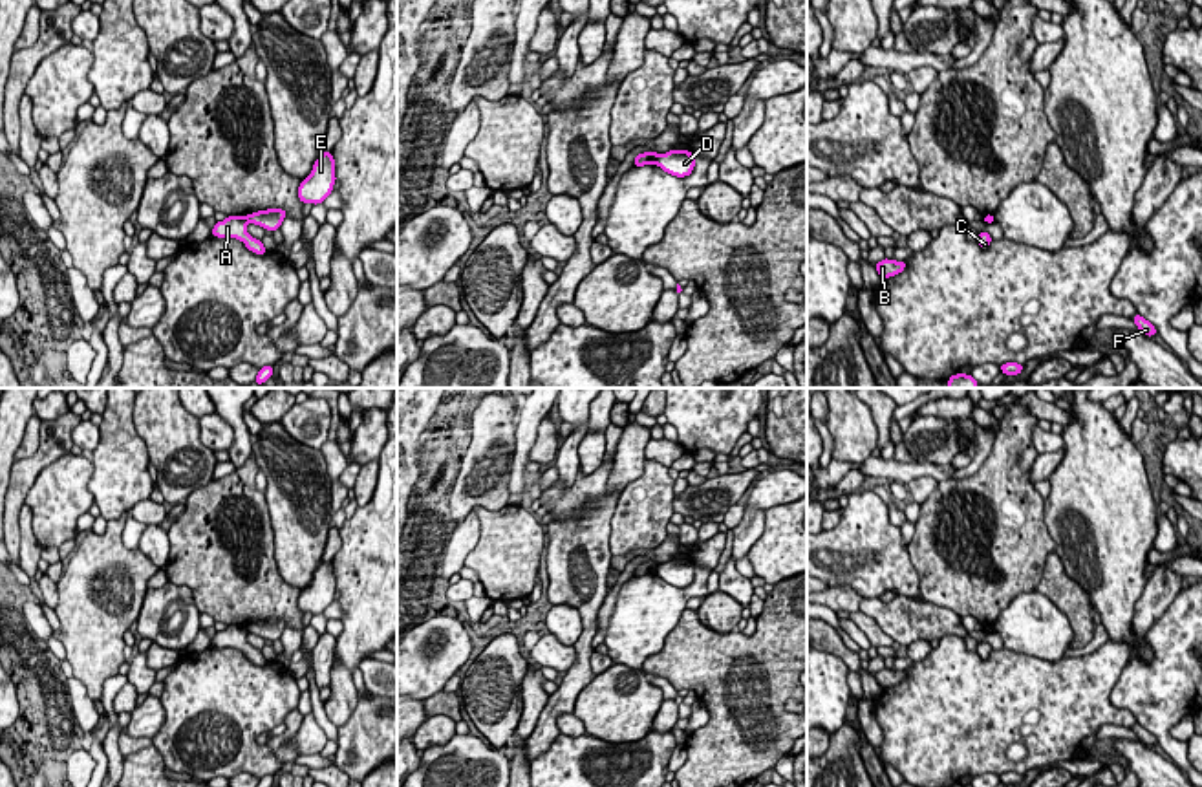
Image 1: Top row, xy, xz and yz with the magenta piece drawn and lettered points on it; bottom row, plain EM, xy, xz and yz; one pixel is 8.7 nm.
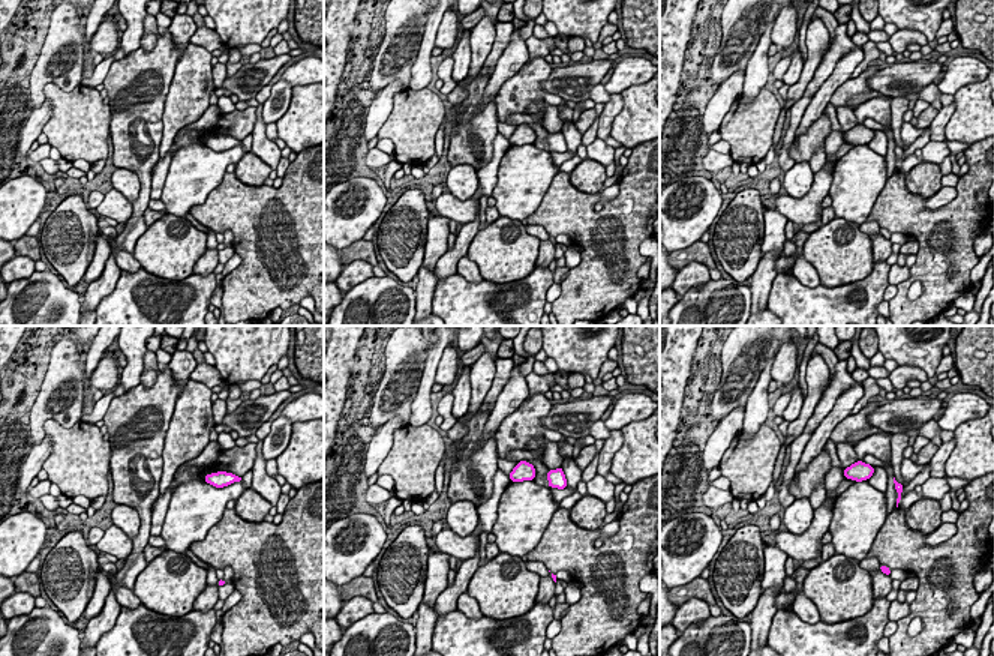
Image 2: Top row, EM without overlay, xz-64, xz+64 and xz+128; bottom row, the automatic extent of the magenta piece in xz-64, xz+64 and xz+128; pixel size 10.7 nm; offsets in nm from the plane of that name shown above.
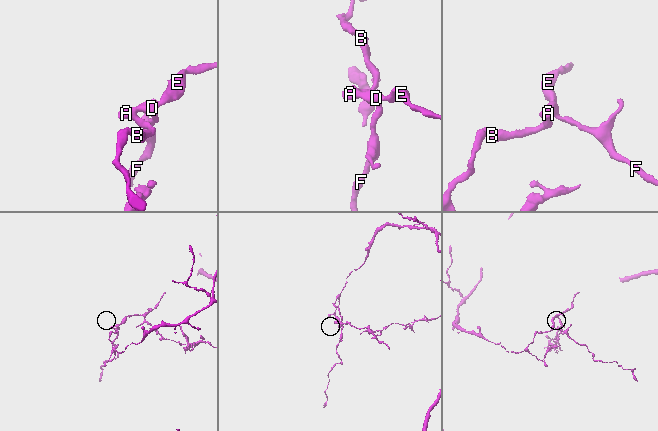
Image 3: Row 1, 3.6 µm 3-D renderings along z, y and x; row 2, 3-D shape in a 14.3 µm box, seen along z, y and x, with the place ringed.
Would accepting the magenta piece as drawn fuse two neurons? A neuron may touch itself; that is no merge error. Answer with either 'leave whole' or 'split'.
split

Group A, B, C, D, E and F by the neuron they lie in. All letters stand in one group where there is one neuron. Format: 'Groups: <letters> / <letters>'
Groups: A B C / D E F

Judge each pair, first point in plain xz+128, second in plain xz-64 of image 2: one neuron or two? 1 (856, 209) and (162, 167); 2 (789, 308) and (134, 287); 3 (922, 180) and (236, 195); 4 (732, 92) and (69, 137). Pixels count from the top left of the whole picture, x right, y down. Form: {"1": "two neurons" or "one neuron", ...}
{"1": "two neurons", "2": "one neuron", "3": "two neurons", "4": "two neurons"}

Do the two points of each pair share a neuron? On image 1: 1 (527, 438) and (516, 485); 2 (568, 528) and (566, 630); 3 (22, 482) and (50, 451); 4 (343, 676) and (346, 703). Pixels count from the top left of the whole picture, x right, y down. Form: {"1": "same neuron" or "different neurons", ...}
{"1": "same neuron", "2": "different neurons", "3": "same neuron", "4": "same neuron"}

